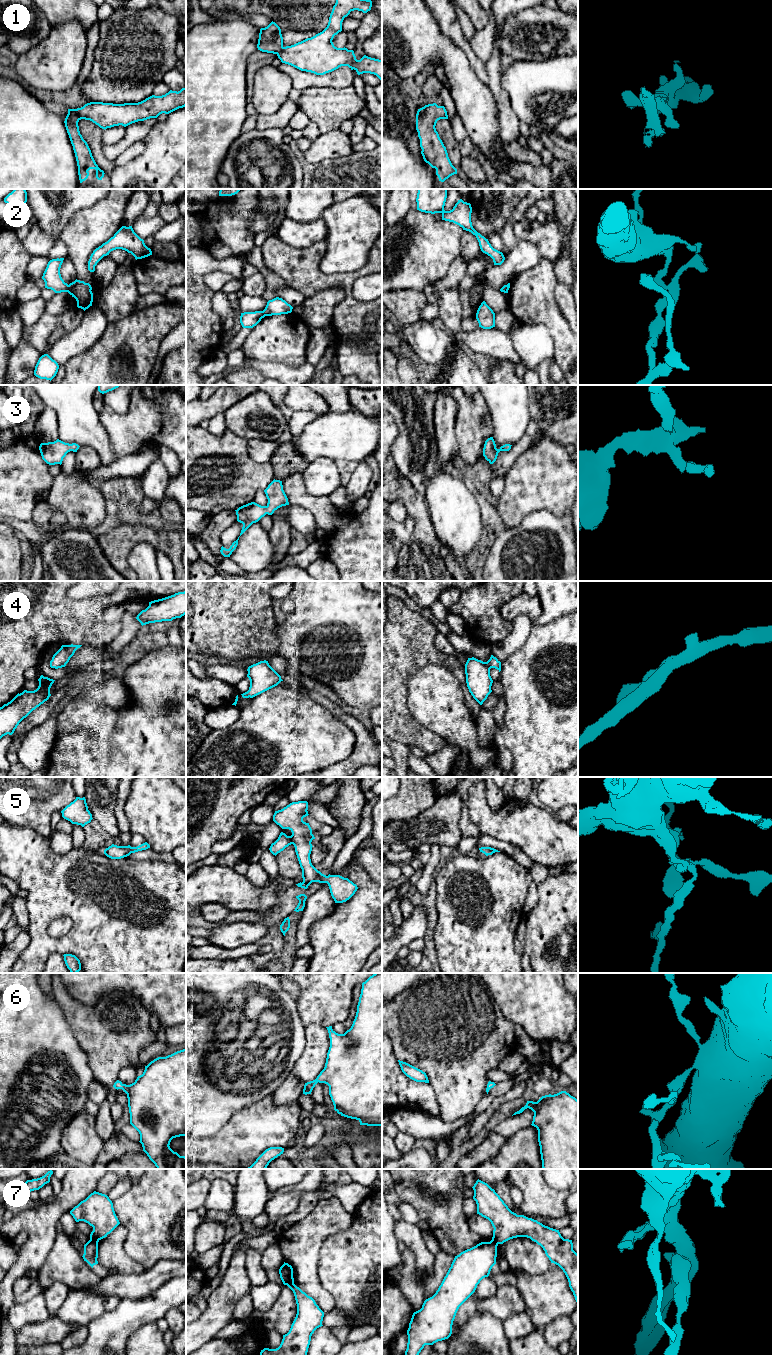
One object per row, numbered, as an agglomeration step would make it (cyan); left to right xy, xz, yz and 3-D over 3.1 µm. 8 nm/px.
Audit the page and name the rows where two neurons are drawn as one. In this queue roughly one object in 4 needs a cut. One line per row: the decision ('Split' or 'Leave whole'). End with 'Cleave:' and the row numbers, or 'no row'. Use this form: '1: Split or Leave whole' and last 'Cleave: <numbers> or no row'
1: Leave whole
2: Split
3: Leave whole
4: Leave whole
5: Leave whole
6: Leave whole
7: Split
Cleave: 2, 7

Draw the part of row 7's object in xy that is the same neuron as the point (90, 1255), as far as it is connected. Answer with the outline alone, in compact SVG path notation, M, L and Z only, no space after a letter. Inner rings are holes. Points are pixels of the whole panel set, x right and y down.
M89 1240L84 1245L84 1254L82 1257L92 1268L94 1265L98 1264L98 1243Z

